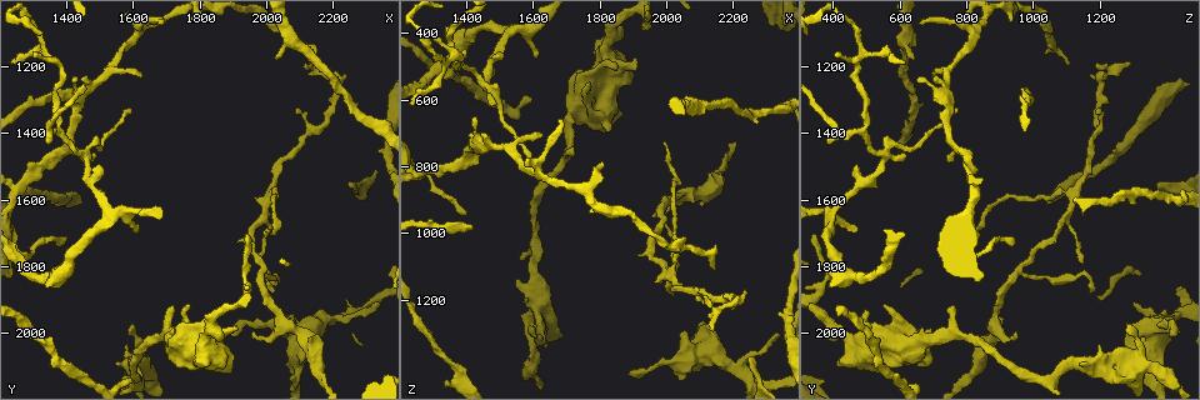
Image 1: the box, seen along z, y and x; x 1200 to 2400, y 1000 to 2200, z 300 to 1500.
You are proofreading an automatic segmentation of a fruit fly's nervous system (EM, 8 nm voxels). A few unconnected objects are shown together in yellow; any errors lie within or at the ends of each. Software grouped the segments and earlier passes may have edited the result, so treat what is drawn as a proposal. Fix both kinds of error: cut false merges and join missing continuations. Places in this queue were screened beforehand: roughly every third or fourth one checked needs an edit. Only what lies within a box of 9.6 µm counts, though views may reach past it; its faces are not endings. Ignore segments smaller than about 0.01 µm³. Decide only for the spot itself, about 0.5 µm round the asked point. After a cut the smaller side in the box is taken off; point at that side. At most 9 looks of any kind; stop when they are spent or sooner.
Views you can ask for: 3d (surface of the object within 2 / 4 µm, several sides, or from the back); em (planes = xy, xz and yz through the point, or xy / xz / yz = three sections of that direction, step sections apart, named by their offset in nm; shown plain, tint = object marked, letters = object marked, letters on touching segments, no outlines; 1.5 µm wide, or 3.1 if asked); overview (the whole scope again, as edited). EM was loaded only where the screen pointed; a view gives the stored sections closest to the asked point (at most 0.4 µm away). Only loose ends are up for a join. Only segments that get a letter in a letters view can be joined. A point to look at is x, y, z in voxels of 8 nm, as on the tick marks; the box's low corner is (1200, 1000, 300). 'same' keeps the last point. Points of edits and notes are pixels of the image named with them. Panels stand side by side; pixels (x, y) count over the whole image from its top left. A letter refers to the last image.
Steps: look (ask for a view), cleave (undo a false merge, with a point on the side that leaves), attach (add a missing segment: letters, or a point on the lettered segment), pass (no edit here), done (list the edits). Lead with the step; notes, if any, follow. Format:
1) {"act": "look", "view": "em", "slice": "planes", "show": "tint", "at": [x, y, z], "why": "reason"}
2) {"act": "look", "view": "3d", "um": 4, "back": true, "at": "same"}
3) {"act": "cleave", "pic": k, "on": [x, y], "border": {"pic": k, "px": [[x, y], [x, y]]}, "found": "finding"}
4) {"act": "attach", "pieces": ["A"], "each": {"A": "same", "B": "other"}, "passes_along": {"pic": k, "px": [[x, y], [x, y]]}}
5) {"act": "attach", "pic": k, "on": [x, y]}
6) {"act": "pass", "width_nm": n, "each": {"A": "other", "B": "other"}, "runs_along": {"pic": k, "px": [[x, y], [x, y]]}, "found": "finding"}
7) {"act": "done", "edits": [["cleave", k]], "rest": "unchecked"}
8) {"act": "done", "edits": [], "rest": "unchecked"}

{"act": "look", "view": "3d", "um": 2, "at": [1600, 1690, 460], "why": "free end"}

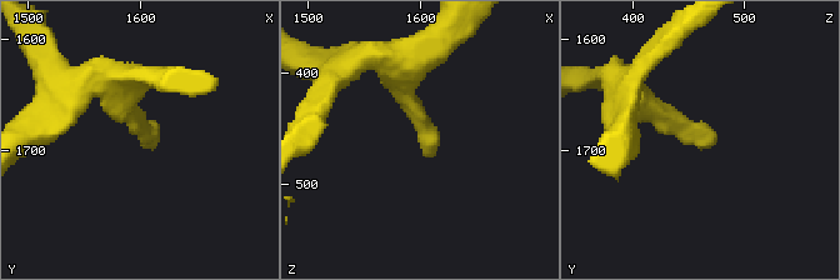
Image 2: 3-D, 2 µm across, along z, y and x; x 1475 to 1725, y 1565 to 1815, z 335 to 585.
{"act": "look", "view": "em", "slice": "planes", "show": "letters", "at": [1604, 1700, 464], "why": "need the tissue"}

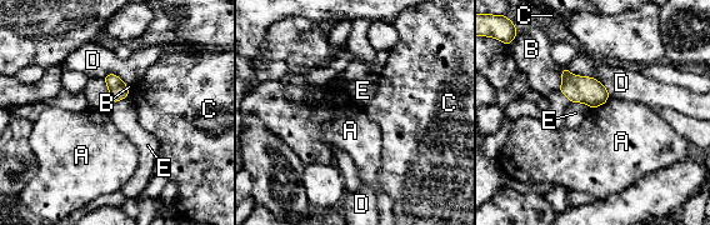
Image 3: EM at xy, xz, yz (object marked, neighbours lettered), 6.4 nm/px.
{"act": "pass", "each": {"A": "other", "B": "other", "C": "other", "D": "other", "E": "other"}, "border": {"pic": 3, "px": [[609, 98], [598, 106], [589, 108]]}, "found": "none of them fits"}

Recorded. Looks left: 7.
{"act": "look", "view": "em", "slice": "xy", "step": 4, "show": "tint", "at": [1490, 1500, 480], "why": "free end"}

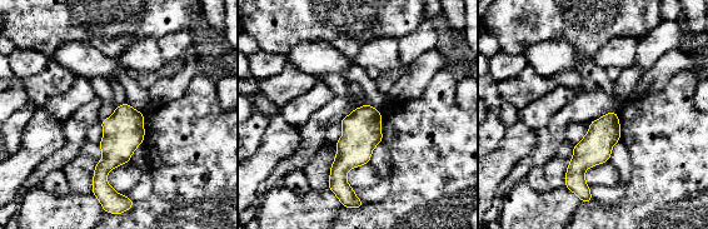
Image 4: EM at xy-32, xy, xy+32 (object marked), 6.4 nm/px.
{"act": "look", "view": "em", "slice": "xy", "step": 4, "show": "letters", "at": "same", "why": "what lies round it"}

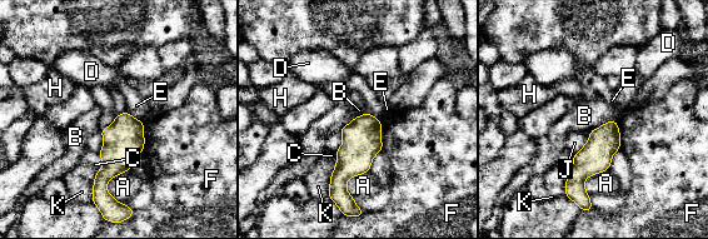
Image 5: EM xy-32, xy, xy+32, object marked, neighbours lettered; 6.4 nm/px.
{"act": "pass", "each": {"A": "other", "B": "other", "C": "other", "D": "other", "E": "other", "F": "other", "H": "other", "J": "other", "K": "other"}, "found": "none of them fits"}

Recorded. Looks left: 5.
{"act": "look", "view": "3d", "um": 2, "at": [1300, 1170, 410], "why": "tapers out"}

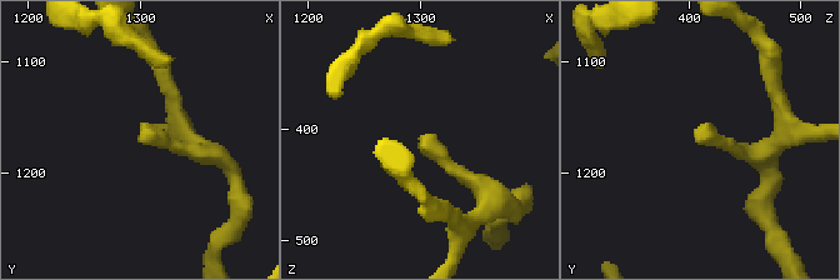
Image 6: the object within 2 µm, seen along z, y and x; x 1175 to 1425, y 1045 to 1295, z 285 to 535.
{"act": "look", "view": "em", "slice": "planes", "show": "tint", "at": [1304, 1170, 406], "why": "need the tissue"}

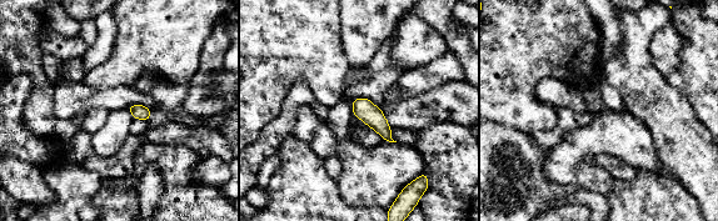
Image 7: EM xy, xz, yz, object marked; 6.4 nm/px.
{"act": "look", "view": "em", "slice": "planes", "show": "letters", "at": "same", "why": "what lies round it"}

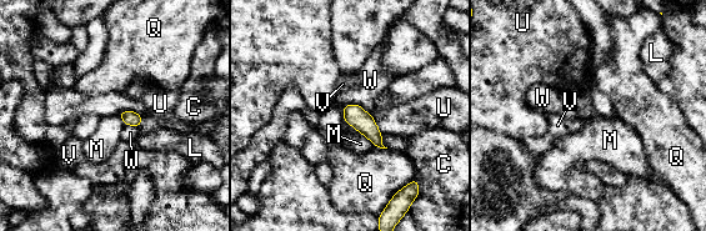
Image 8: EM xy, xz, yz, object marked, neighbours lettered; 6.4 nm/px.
{"act": "pass", "each": {"C": "other", "L": "other", "M": "other", "Q": "other", "U": "other", "V": "other", "W": "other"}, "border": {"pic": 8, "px": [[344, 105], [360, 105], [370, 115]]}, "found": "no lettered segment goes on from it"}

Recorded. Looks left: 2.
{"act": "look", "view": "3d", "um": 4, "back": true, "at": [1420, 1270, 990], "why": "tapers out"}

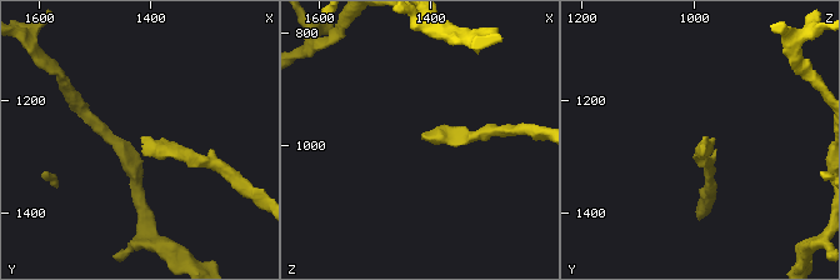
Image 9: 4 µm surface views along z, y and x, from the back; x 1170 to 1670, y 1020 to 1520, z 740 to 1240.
{"act": "look", "view": "em", "slice": "yz", "step": 8, "show": "letters", "at": [1420, 1265, 980]}

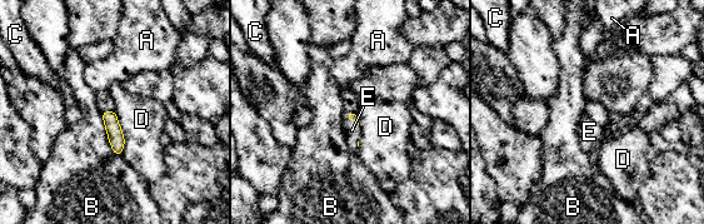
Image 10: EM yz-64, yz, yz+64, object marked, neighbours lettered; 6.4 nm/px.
{"act": "attach", "pieces": ["E"], "each": {"A": "other", "B": "other", "C": "other", "D": "other", "E": "same"}, "passes_along": {"pic": 10, "px": [[352, 117], [350, 119], [352, 130]]}, "found": "the neuron continues"}

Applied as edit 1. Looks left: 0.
{"act": "done", "edits": [["attach", 10]], "rest": "unchecked"}

